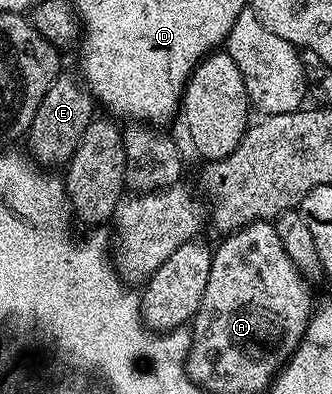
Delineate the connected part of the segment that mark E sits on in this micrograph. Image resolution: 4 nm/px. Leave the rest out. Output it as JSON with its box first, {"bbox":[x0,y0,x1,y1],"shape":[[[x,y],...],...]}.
{"bbox":[28,76,96,167],"shape":[[[58,76],[52,87],[48,87],[48,95],[40,99],[40,107],[36,107],[36,115],[30,124],[28,153],[43,167],[54,167],[50,165],[62,167],[69,163],[84,131],[96,116],[96,102],[90,96],[89,89],[80,84],[77,76],[74,76],[75,78],[66,76]]]}

